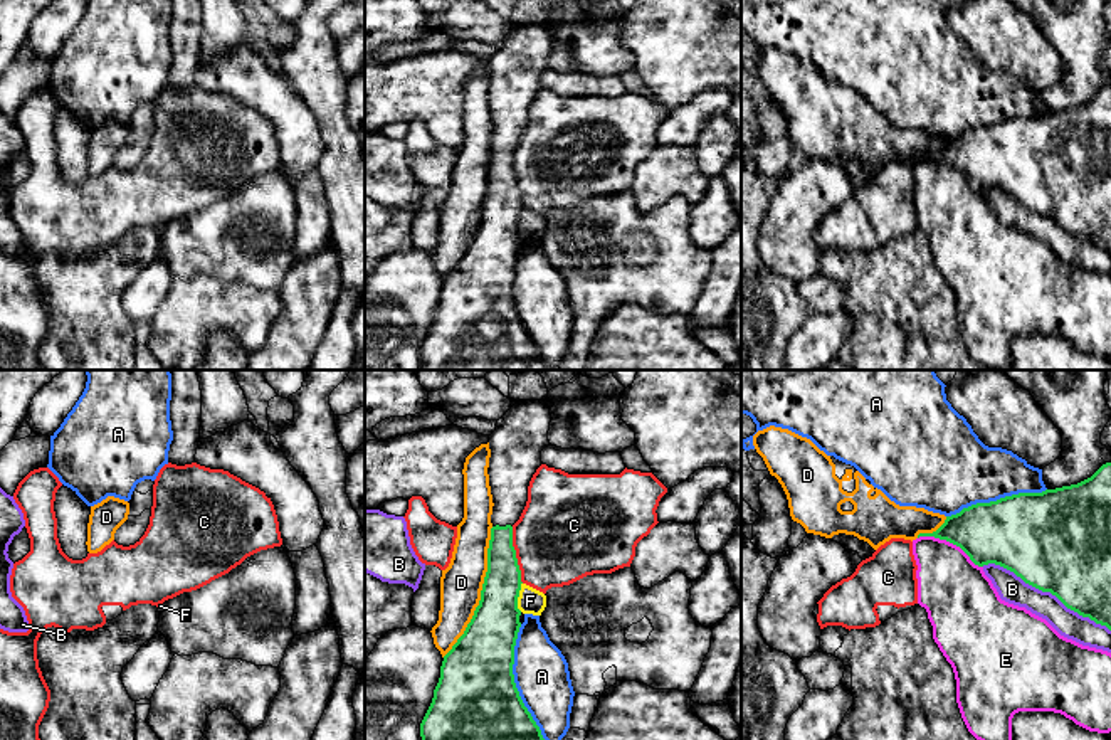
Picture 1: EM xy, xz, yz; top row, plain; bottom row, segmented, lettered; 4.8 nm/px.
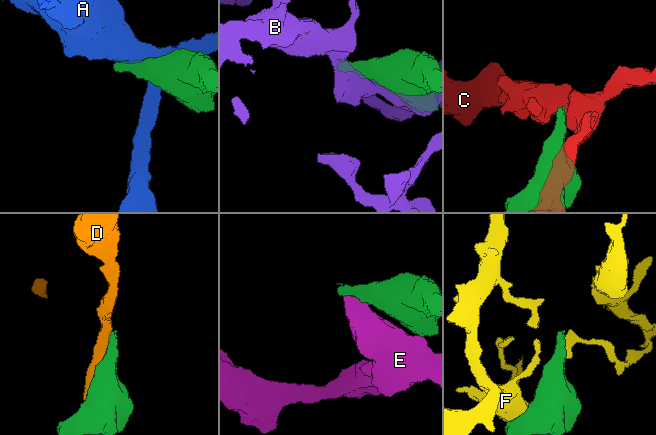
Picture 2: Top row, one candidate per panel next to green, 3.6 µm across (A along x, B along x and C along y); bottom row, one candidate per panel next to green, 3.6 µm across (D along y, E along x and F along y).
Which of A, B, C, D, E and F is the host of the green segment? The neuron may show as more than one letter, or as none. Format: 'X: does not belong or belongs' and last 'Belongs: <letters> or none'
A: does not belong
B: does not belong
C: does not belong
D: does not belong
E: does not belong
F: does not belong
Belongs: none

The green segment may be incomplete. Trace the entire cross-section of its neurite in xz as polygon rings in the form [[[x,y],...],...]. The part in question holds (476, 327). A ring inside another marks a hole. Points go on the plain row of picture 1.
[[[545,24],[516,25],[499,44],[489,59],[489,109],[492,118],[491,163],[487,172],[487,195],[484,200],[481,224],[464,257],[444,279],[440,301],[434,313],[432,326],[420,346],[422,370],[553,370],[548,367],[531,336],[524,330],[514,306],[514,269],[521,251],[518,220],[521,214],[521,193],[513,170],[513,148],[519,143],[526,124],[528,109],[541,86],[541,74],[550,69],[550,32]]]

